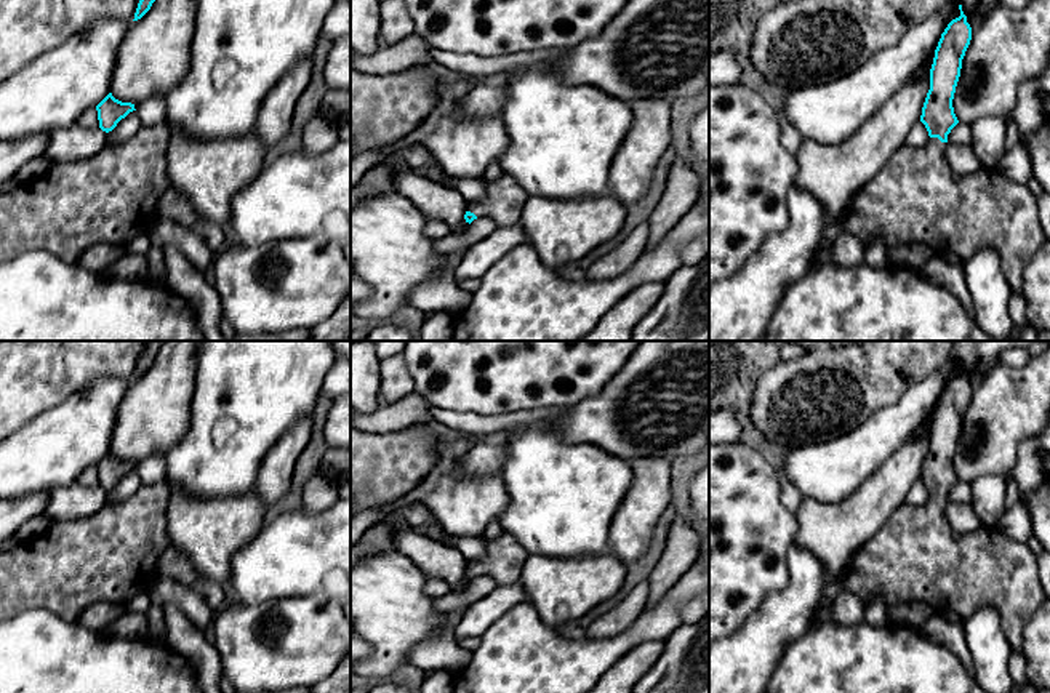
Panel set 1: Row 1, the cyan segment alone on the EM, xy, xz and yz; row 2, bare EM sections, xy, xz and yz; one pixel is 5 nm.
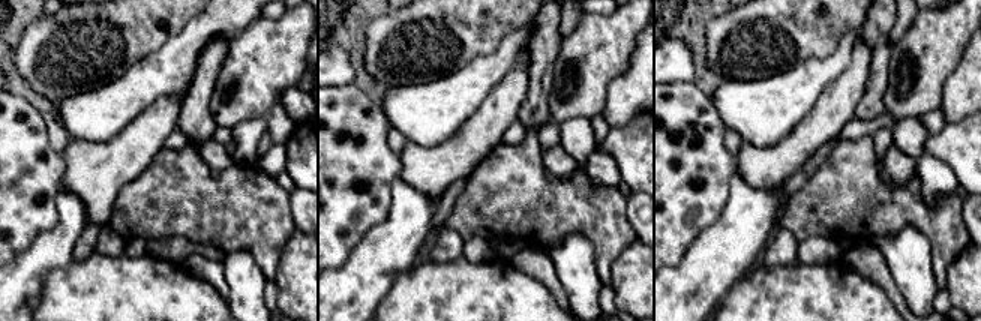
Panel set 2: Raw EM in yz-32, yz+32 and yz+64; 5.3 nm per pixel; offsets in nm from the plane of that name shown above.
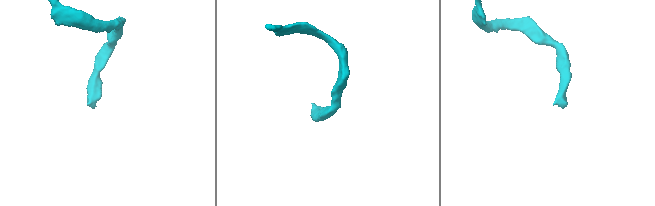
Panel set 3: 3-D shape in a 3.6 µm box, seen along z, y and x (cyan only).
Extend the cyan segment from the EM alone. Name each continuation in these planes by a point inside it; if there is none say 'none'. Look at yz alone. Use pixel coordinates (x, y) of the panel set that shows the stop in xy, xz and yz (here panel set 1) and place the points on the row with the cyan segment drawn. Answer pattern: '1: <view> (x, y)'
1: yz (916, 197)

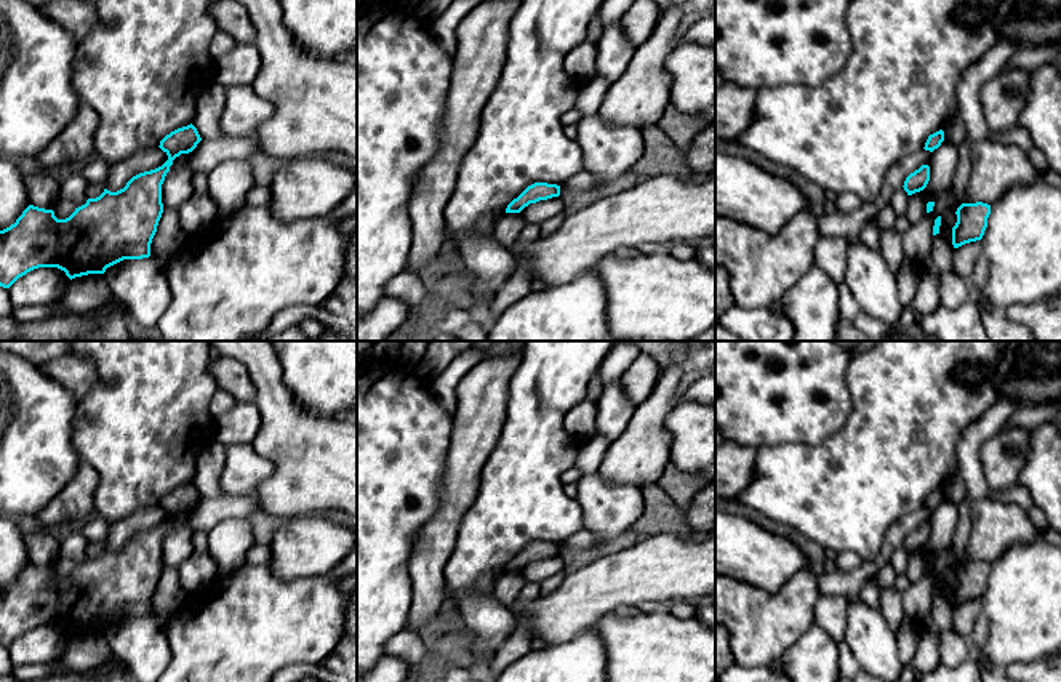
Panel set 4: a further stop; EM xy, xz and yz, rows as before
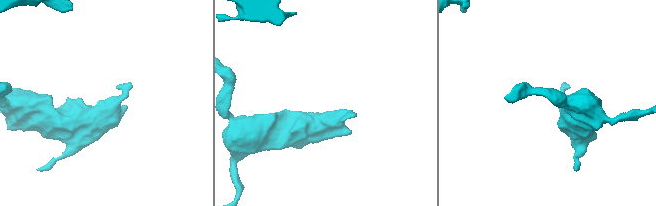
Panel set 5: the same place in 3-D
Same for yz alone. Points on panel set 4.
none

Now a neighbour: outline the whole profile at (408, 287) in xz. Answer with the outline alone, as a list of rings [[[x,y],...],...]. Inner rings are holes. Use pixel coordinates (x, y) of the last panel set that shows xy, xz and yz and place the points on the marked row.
[[[406,269],[389,280],[384,288],[384,296],[400,298],[408,304],[408,307],[424,304],[427,295],[429,287],[426,287],[418,275]]]

